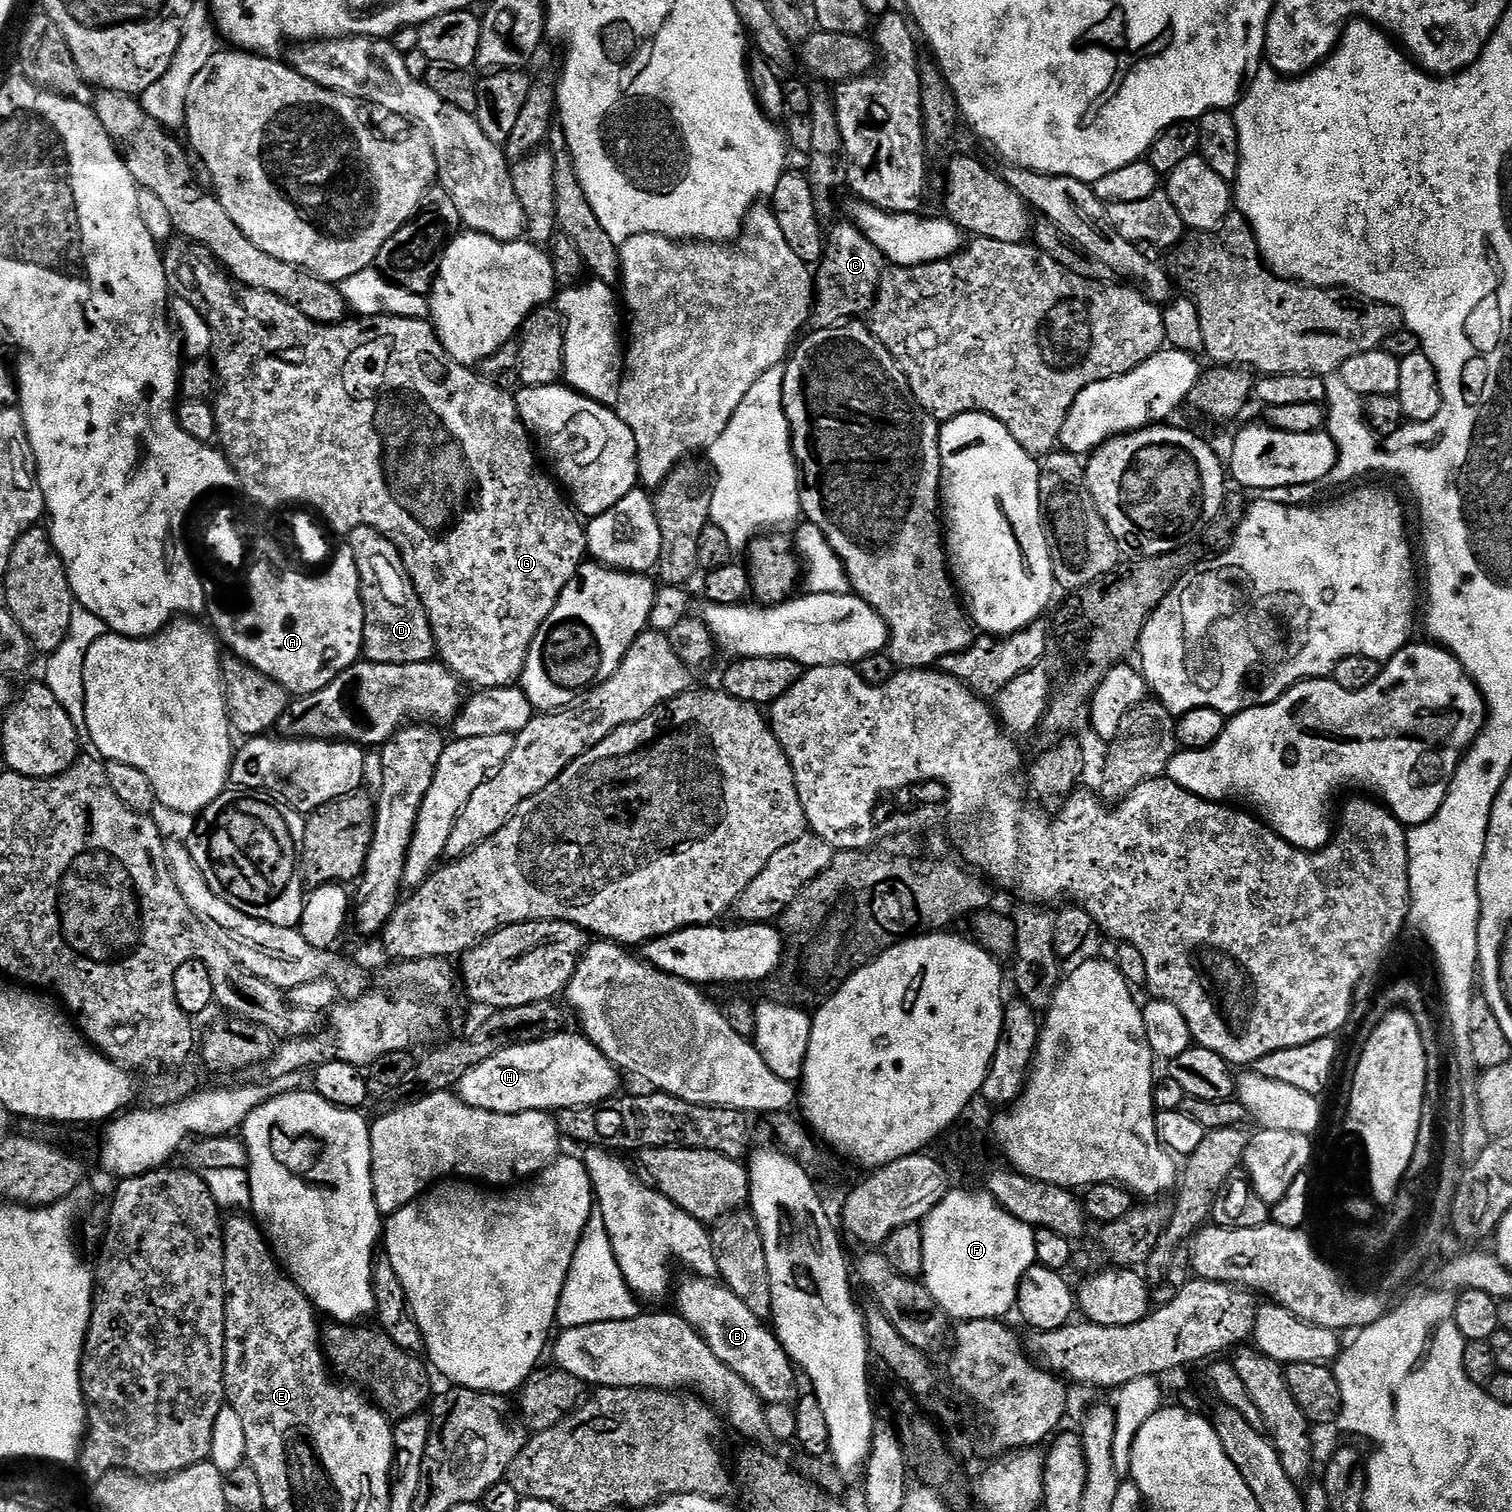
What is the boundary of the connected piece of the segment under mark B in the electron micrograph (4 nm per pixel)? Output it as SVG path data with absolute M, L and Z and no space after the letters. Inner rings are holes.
M695 1274L685 1277L674 1288L675 1311L699 1330L721 1362L736 1369L751 1384L765 1405L791 1405L791 1400L796 1396L798 1372L787 1350L780 1345L775 1331L765 1321L759 1320L754 1310L750 1310L750 1306L746 1306L746 1302L742 1302L742 1298L738 1298L738 1294L734 1294L723 1283Z

